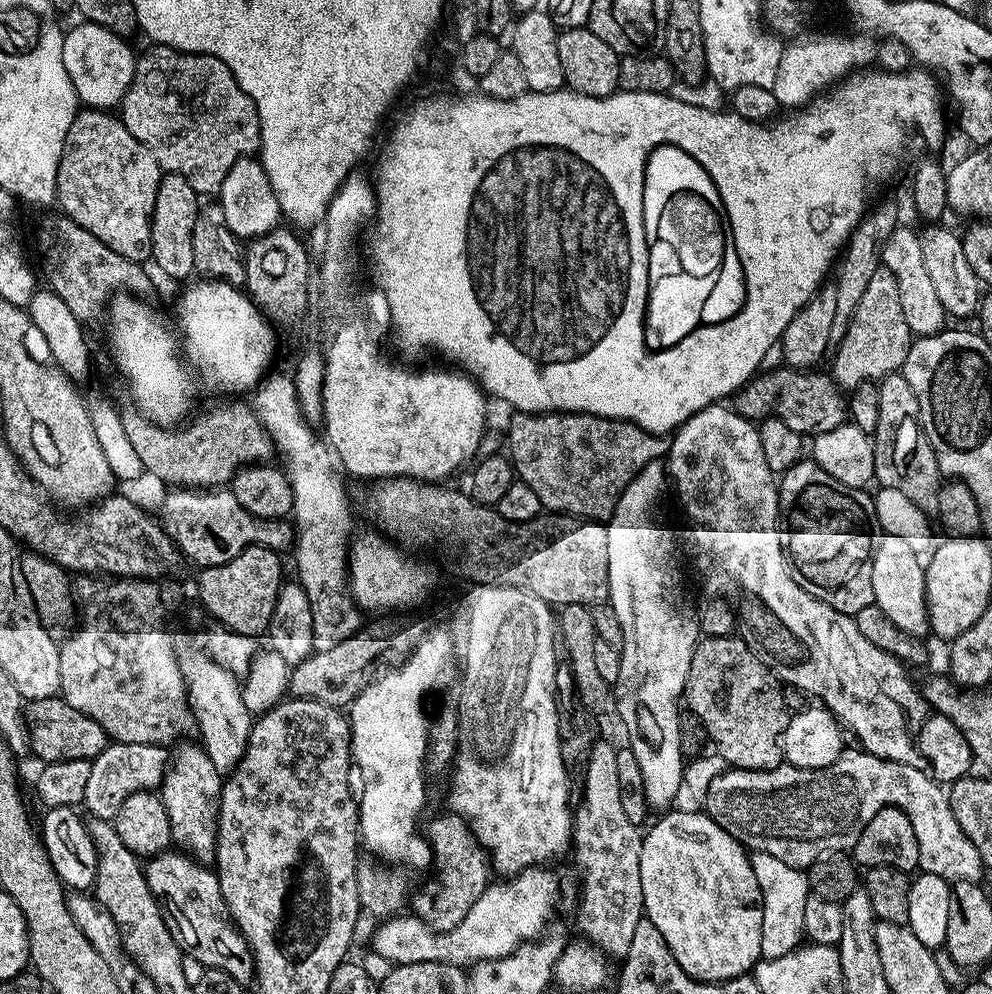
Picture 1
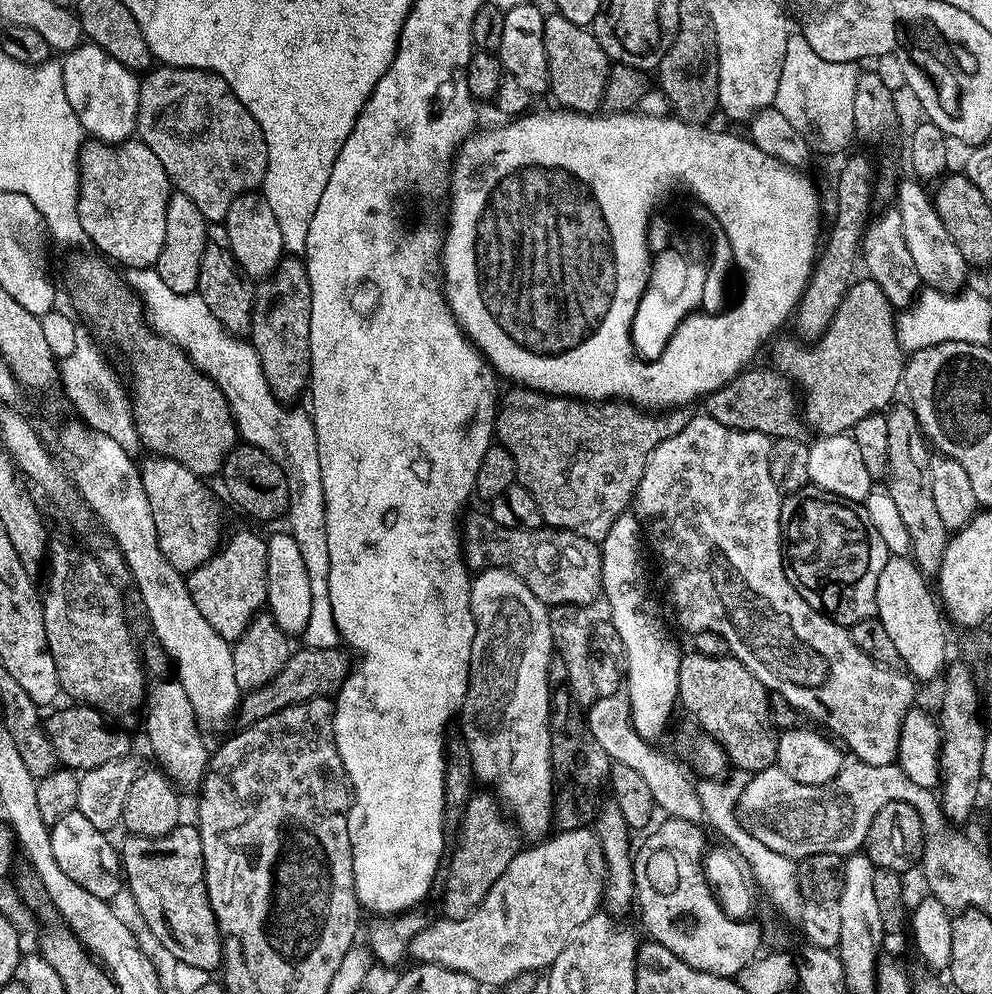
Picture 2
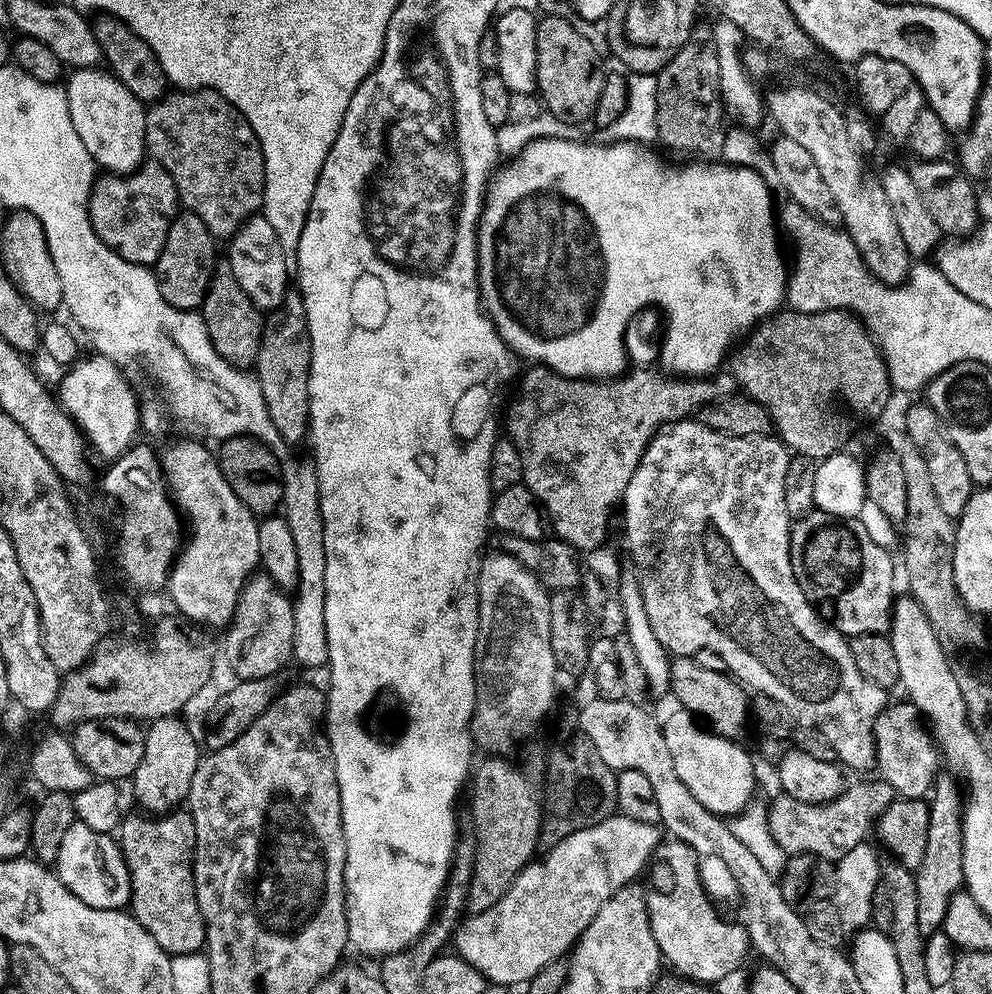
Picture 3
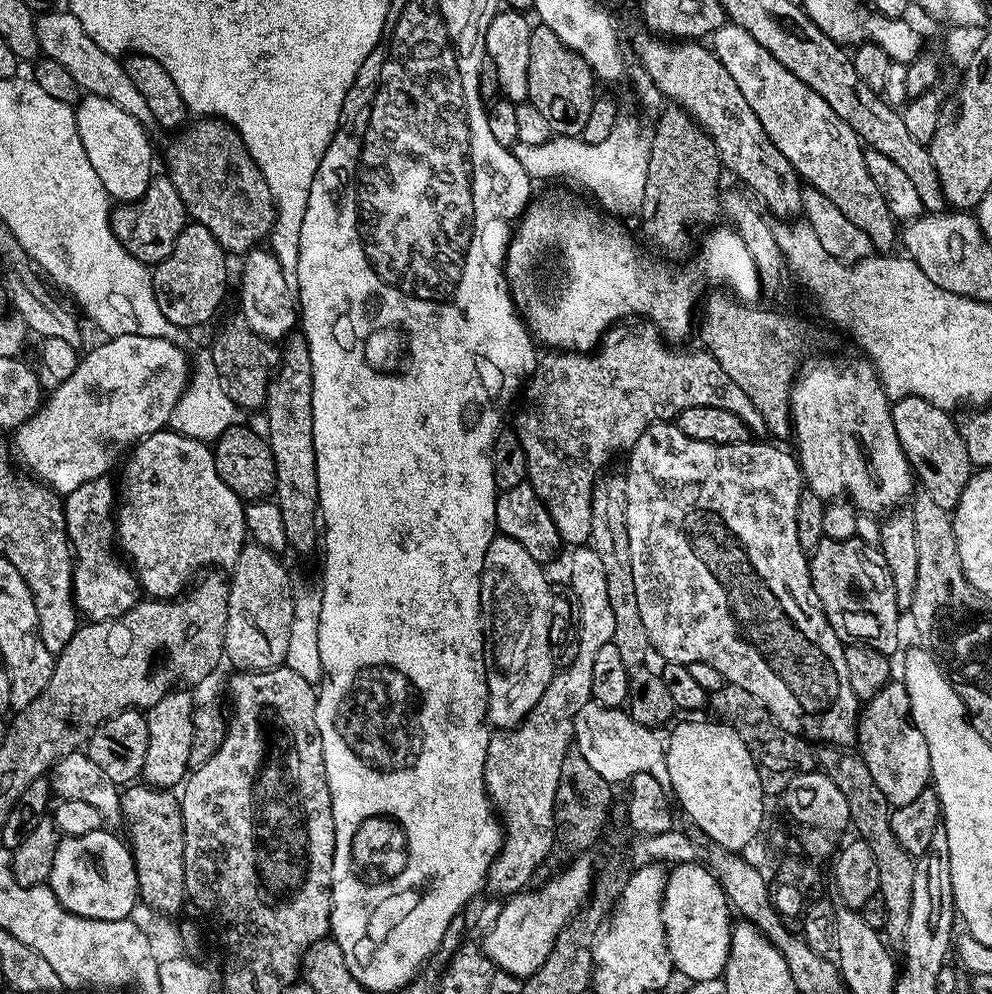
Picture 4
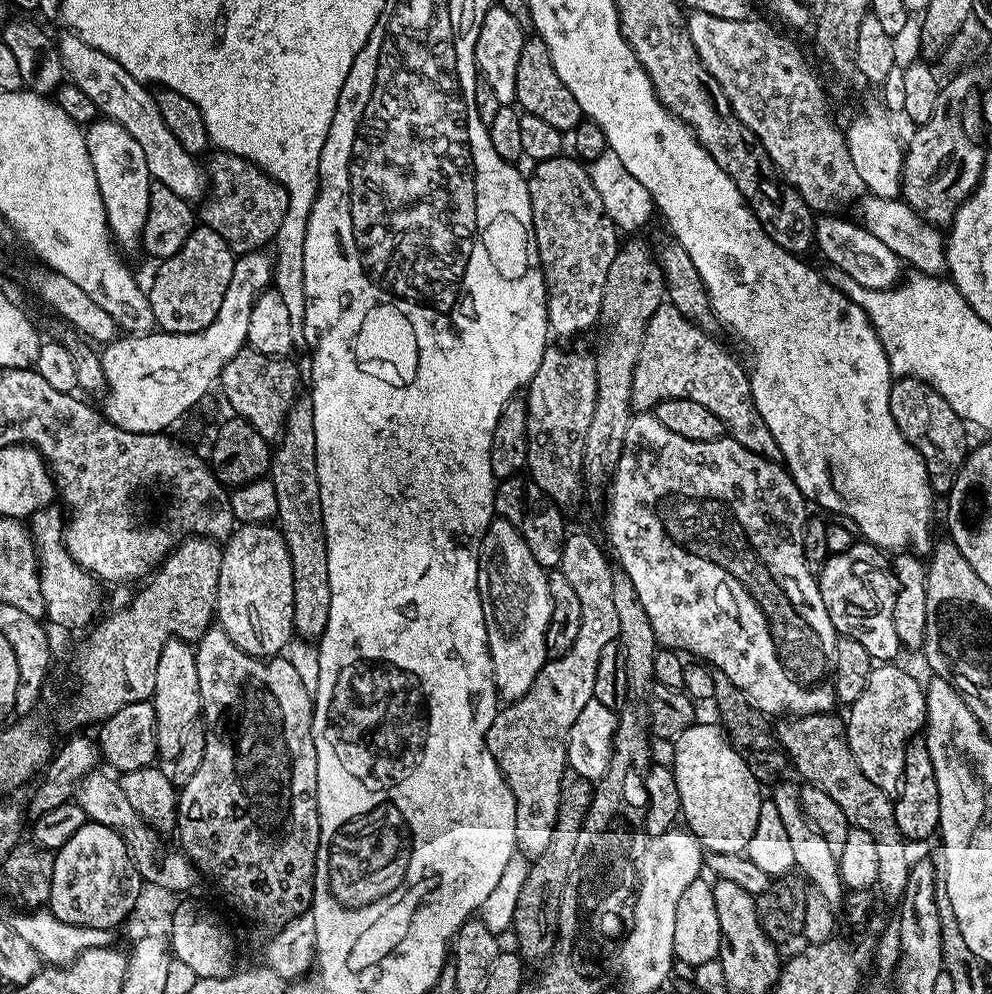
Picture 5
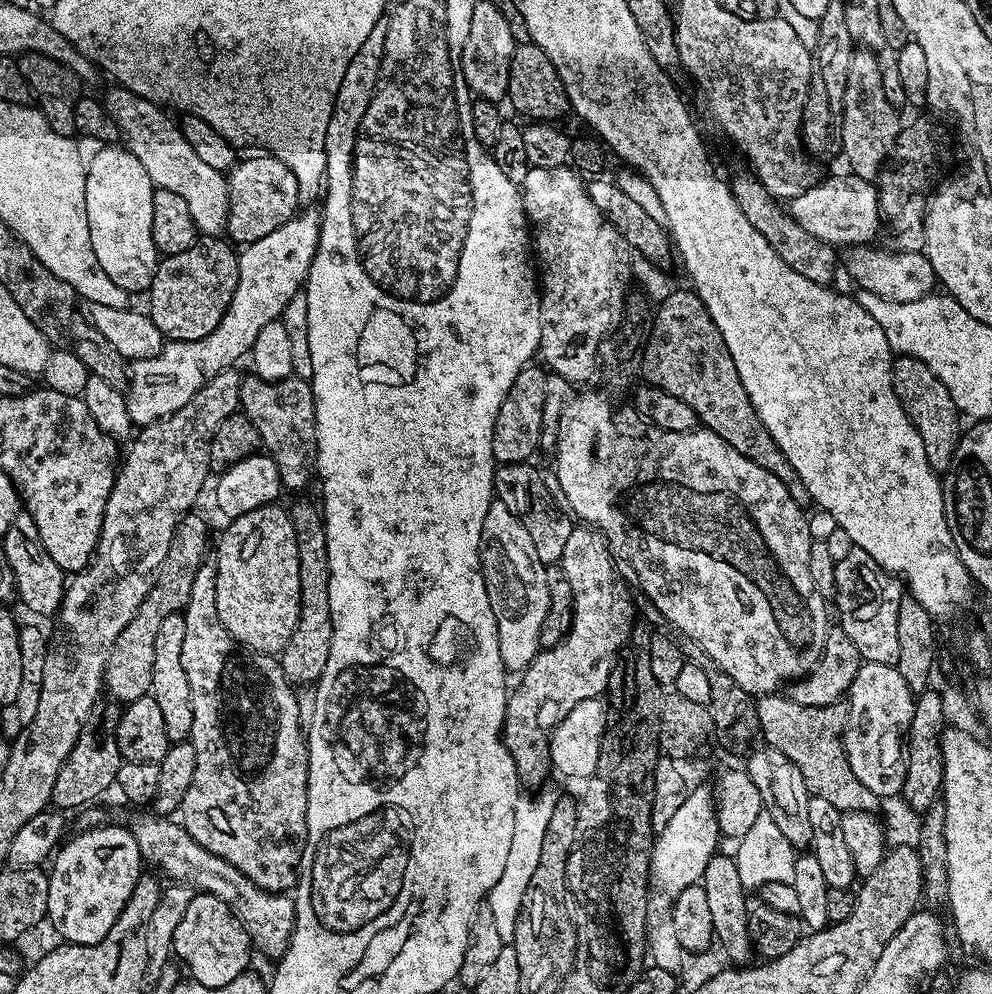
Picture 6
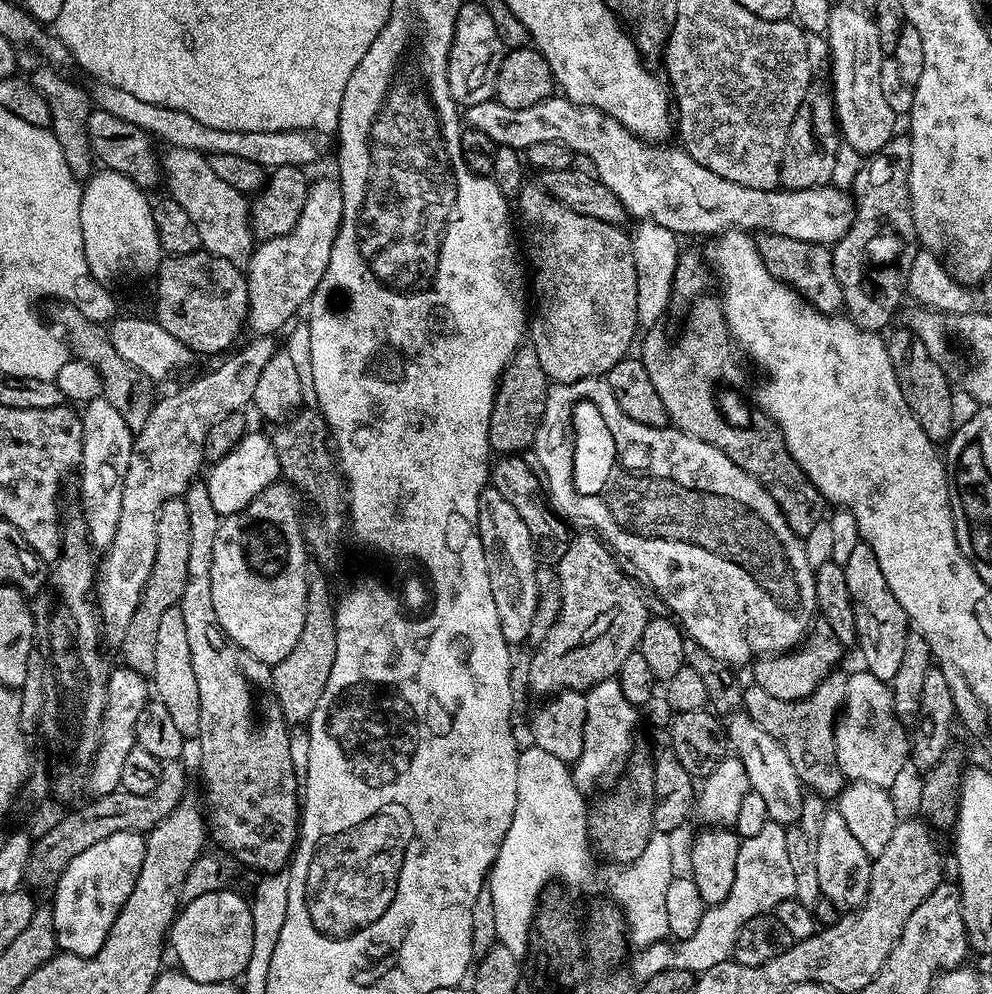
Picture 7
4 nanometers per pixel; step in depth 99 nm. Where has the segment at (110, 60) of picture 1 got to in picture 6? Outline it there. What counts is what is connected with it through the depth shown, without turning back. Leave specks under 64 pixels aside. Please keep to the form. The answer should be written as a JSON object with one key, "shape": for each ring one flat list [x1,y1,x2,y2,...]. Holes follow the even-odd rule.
{"shape":[[100,146,86,160,86,222,90,226,90,246,94,250,96,264,106,270,114,286,122,286,129,294,147,293,156,273,158,253,154,246,152,223,154,222,154,185,142,162,124,146]]}

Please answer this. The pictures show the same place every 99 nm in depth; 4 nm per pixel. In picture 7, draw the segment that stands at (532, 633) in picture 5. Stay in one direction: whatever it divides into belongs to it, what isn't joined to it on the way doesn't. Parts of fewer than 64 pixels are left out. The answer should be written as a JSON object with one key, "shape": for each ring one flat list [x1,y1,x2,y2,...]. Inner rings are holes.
{"shape":[[491,486,485,487,478,502,478,534,486,554,490,594,494,594,494,607,498,610,502,634,508,645,523,645,530,634,530,621,534,619,534,610,538,606,538,553,532,546,530,530,526,530,526,522,522,522,518,510,514,510,514,506,510,506,510,502,506,502,506,498,502,498,502,494]]}

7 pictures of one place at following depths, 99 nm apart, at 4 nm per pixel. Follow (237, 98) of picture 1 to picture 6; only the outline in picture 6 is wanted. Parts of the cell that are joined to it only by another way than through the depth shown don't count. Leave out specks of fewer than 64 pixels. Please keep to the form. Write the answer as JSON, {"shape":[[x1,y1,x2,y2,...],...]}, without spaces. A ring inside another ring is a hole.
{"shape":[[252,154,249,160,237,159,236,165,226,173,228,181,228,226,226,236,233,245,247,246,266,238,266,234,278,230,287,220,296,215,300,201,298,180,290,174,290,168,284,162,267,154]]}

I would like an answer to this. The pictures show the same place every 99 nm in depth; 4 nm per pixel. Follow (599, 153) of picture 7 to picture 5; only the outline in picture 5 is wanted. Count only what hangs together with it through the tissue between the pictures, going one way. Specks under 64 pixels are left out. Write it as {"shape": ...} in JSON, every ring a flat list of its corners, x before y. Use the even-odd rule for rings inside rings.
{"shape":[[868,194,863,197,860,206,859,219,864,228,870,230,870,234,874,234,874,238,878,238,889,250,894,250,907,267,909,264,912,270,925,276,940,276,947,269,945,233,937,225,927,224,903,199,891,200]]}

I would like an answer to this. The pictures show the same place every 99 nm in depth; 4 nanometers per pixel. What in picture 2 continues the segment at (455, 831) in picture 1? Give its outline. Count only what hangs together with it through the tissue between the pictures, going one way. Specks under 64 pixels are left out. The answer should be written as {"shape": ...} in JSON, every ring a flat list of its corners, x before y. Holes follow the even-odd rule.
{"shape":[[480,791,468,800,464,816,458,825,460,833,456,836,456,849,453,852,451,849,450,852,452,869,444,880,443,912,449,920,461,920,470,915,482,902,482,898,486,898,490,886,494,886,494,882,502,878,506,866,510,866,510,862,522,848,521,833,506,815,500,801,491,791]]}

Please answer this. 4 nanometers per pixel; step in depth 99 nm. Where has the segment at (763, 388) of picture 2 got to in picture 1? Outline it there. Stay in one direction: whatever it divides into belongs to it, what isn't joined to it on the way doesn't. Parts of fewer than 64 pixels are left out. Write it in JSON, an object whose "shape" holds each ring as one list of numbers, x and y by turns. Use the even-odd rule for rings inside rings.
{"shape":[[779,367,772,368,769,372,761,371,735,393,734,410,739,416,745,416,747,420,753,422,773,416,786,422,790,430,805,438,821,436,845,424,849,419,846,392,831,375,824,373,823,376,820,370]]}

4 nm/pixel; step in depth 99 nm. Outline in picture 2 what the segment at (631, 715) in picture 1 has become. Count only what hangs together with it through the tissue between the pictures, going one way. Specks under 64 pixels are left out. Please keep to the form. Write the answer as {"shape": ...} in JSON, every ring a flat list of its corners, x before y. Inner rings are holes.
{"shape":[[632,514,619,516,614,526,610,526,610,534,606,534,600,550,600,557,604,559,602,596,612,607,610,619,614,630,618,630,618,638,624,643,622,664,626,669,626,699,632,711,634,728,642,738,656,742,672,716,672,707,678,704,682,649,668,637,663,618,656,613,656,600,648,589,648,580,640,565,642,540,638,533,641,528,639,519]]}

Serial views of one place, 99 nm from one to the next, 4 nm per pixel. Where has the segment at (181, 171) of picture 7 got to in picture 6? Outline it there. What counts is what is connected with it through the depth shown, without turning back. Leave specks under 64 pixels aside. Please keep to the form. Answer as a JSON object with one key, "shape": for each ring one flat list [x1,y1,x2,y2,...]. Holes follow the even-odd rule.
{"shape":[[115,87,102,96,102,103,120,128,128,151,142,162,156,188,170,190,185,200,197,233,208,238,219,237,228,226,228,181,225,173,210,170,206,162,199,160,190,142,186,142,179,123,175,119,172,121,161,105,152,103,147,96,135,96,131,88]]}

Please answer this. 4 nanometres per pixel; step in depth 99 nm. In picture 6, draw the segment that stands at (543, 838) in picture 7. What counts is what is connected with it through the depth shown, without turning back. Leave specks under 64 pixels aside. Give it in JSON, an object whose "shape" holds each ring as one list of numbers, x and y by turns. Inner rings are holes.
{"shape":[[540,796,537,800,520,799,514,814,514,838,510,838,510,854,506,854,506,870,502,870,502,878,494,882,488,891,486,902,494,914,494,922,498,926,498,934,506,942,514,938,514,926,518,918,518,910,522,906,522,894,526,894,526,886,530,886,530,874,538,866,538,858,542,854,542,838,548,829,550,814,554,810,557,797]]}

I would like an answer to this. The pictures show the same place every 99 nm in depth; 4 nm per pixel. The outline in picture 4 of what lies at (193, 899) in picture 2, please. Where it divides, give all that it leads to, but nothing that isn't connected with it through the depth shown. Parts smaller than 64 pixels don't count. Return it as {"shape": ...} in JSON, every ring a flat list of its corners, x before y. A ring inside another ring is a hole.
{"shape":[[133,782,120,793,123,823,128,823,127,843,136,867,136,887,143,903,165,914,175,914,186,904,184,891,184,823,177,793]]}

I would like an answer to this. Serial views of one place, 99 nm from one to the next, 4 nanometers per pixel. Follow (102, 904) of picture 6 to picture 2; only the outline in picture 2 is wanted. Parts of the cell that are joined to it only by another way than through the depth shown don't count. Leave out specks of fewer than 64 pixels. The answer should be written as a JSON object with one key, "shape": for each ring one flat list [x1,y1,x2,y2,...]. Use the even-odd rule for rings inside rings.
{"shape":[[79,810,70,814,62,814,58,822,54,822,52,829,52,845,54,858,58,858,58,866,78,882,78,886,94,894,94,898,111,901,112,896,122,892,122,861,117,845,108,841,109,837,93,826]]}

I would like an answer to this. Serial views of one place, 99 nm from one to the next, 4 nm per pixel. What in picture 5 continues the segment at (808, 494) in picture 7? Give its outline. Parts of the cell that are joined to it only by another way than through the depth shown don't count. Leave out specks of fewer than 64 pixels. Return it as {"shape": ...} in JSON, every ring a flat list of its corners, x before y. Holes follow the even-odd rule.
{"shape":[[665,302,654,310,654,318,650,318,650,326,646,326,646,338,642,342,642,354,638,354,638,366,634,370,632,383,632,407,637,413,644,414,655,409,657,404,666,398,690,398,694,402,702,402,710,414,722,418,725,433,738,446,746,446,754,454,767,460,779,461,778,442,774,442,774,434,770,434,770,426,758,414,758,406,754,402,752,387,748,381,748,372,716,341,717,337,710,332,704,332,682,310,678,310,671,302]]}

